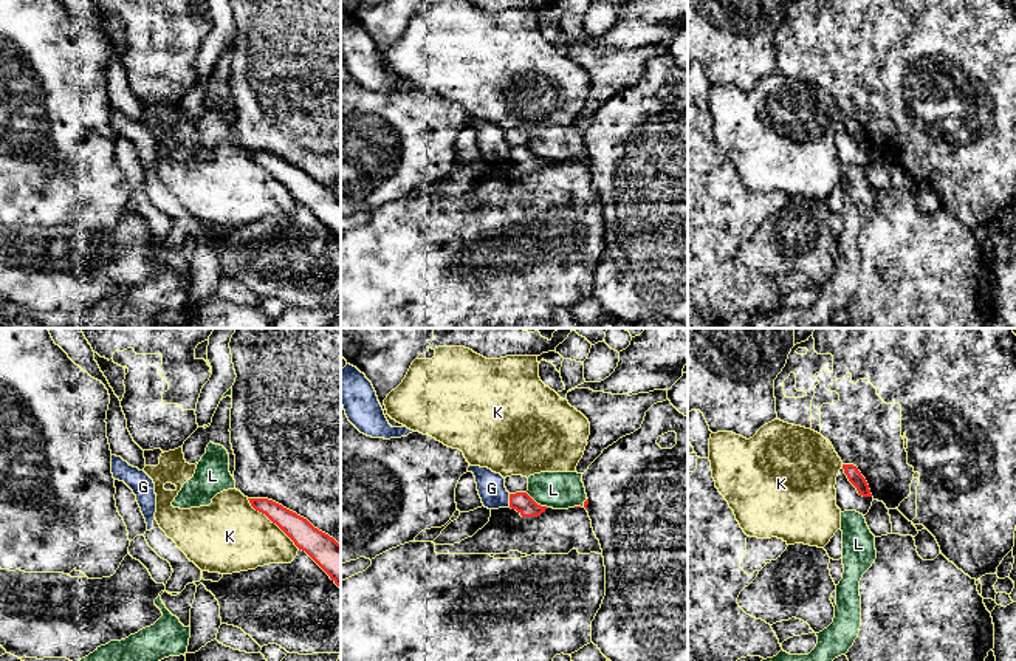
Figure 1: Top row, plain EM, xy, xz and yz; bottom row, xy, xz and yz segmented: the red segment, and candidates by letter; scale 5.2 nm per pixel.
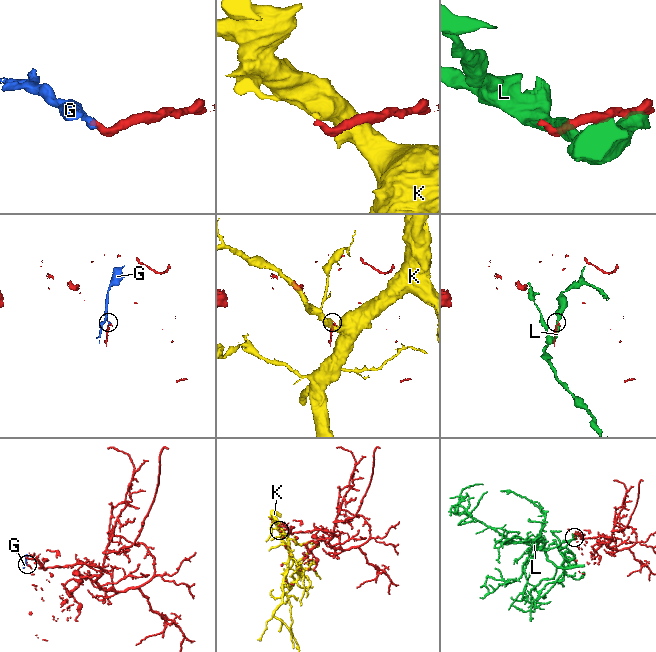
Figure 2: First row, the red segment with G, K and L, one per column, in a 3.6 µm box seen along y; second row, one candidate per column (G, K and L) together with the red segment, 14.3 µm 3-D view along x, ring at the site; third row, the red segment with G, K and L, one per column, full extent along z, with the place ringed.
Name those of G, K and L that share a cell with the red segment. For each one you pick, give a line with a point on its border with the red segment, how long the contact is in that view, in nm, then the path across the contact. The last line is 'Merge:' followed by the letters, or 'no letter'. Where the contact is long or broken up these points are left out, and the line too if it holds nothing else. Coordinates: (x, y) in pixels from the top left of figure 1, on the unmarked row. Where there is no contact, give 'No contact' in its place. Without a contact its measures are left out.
Merge: no letter

